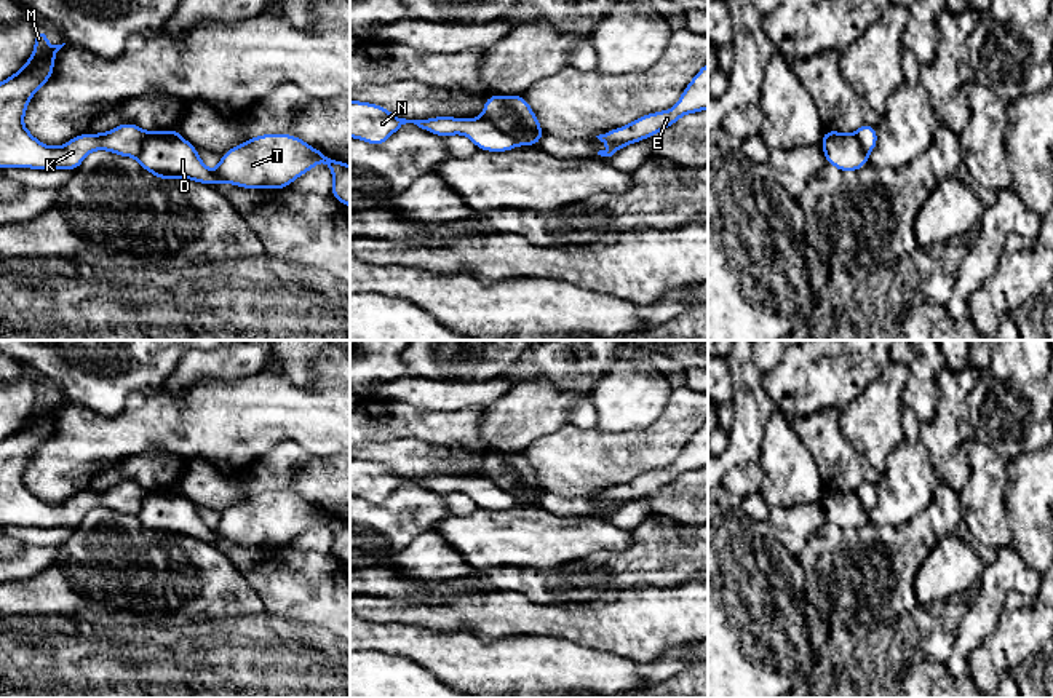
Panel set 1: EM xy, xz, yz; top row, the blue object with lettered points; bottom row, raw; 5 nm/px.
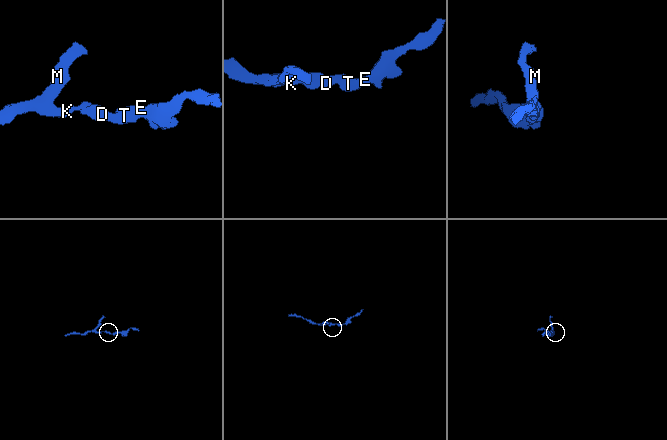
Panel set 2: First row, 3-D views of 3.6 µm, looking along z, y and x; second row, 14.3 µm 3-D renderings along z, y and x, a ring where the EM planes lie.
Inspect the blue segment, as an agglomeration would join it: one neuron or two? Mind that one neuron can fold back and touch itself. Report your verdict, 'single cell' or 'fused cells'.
fused cells

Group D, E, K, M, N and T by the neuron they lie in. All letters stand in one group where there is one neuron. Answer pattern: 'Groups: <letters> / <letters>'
Groups: D E T / K M N

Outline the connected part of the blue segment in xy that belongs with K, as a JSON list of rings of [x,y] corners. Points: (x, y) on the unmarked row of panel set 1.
[[[37,387],[35,406],[26,423],[0,441],[0,525],[75,529],[93,508],[109,508],[136,516],[152,494],[133,481],[123,481],[104,492],[86,490],[61,505],[48,505],[24,484],[29,457],[50,438],[54,414],[66,403],[46,403],[46,387]]]

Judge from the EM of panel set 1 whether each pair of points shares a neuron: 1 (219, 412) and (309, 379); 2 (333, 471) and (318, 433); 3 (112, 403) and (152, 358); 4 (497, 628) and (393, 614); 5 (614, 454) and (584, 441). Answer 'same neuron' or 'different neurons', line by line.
1: different neurons
2: different neurons
3: same neuron
4: same neuron
5: same neuron

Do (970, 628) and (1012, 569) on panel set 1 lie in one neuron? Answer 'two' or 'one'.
one

